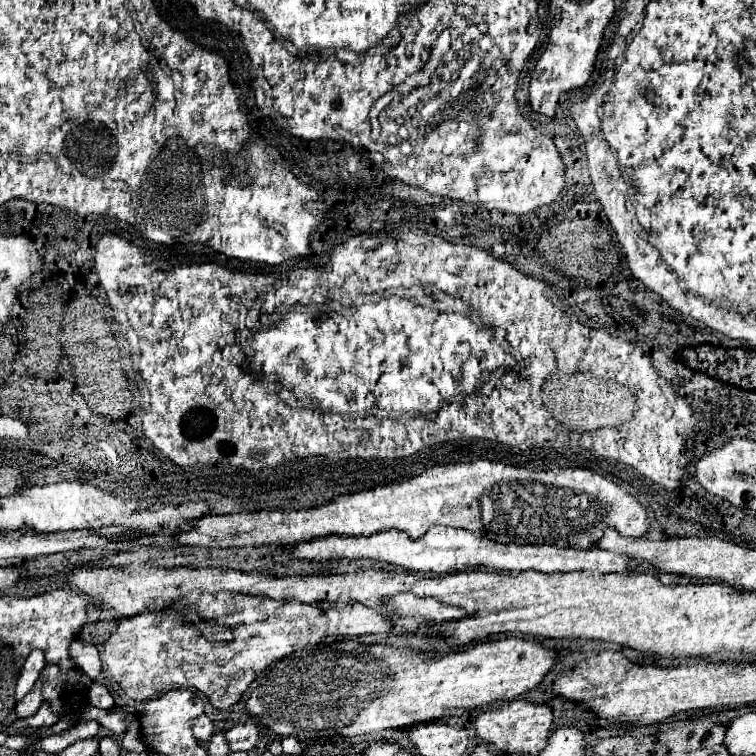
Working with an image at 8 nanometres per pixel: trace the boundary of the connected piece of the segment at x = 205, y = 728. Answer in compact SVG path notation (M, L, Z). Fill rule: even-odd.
M202 714L198 720L194 720L192 732L194 732L194 736L196 736L200 742L208 742L208 740L212 738L212 734L214 734L214 726L212 726L210 718L208 718L206 714Z

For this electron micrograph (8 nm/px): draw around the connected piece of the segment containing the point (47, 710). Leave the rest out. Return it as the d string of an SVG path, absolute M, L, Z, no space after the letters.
M44 702L38 712L30 718L17 719L10 725L9 736L16 734L16 730L25 729L28 727L40 728L44 726L51 726L59 720L58 714L52 711L49 703Z

